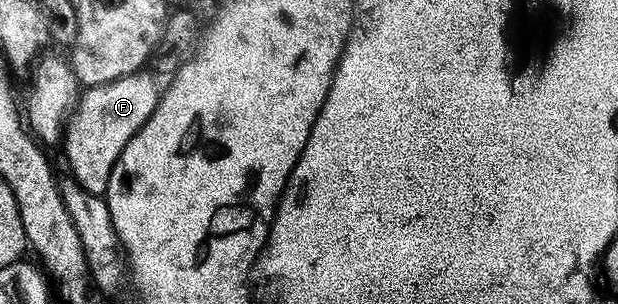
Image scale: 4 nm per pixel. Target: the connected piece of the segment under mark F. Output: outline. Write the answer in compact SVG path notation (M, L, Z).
M143 70L114 83L89 88L79 97L64 133L64 149L73 179L92 198L105 197L115 166L132 138L148 124L159 108L165 89L156 75Z

